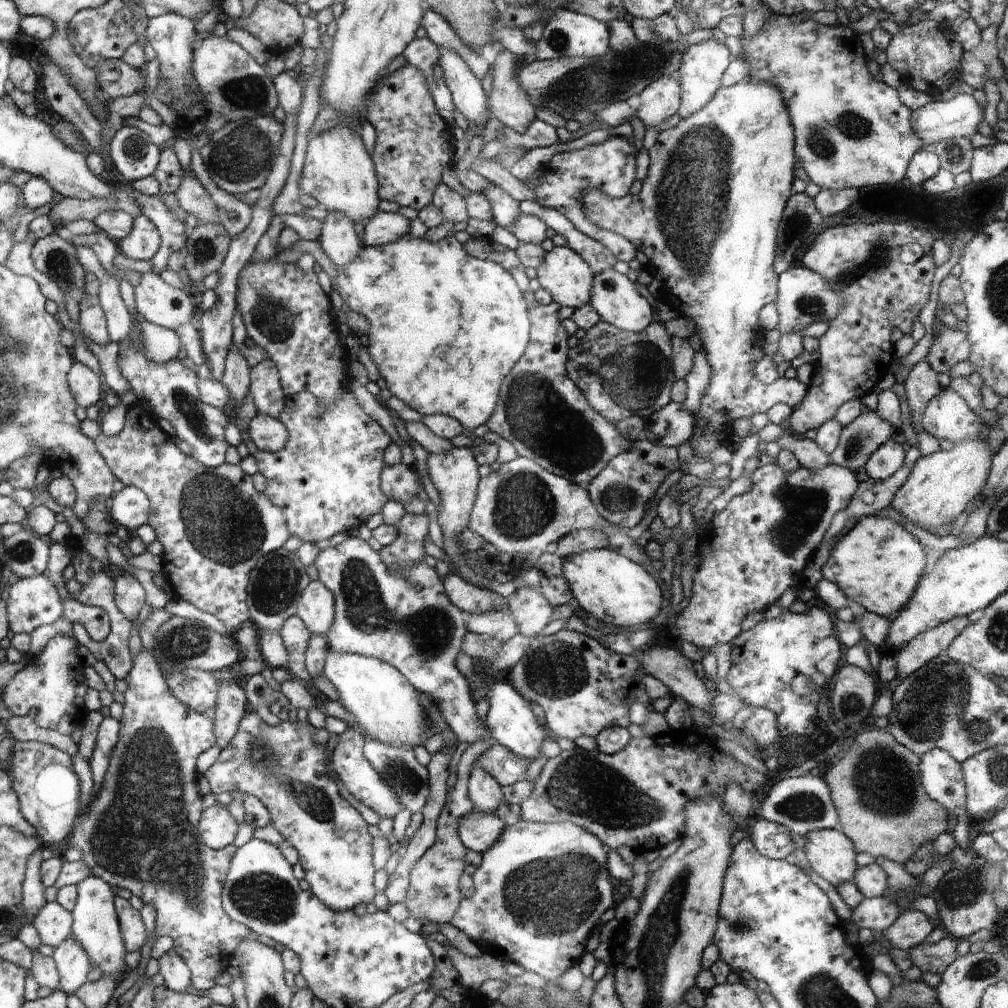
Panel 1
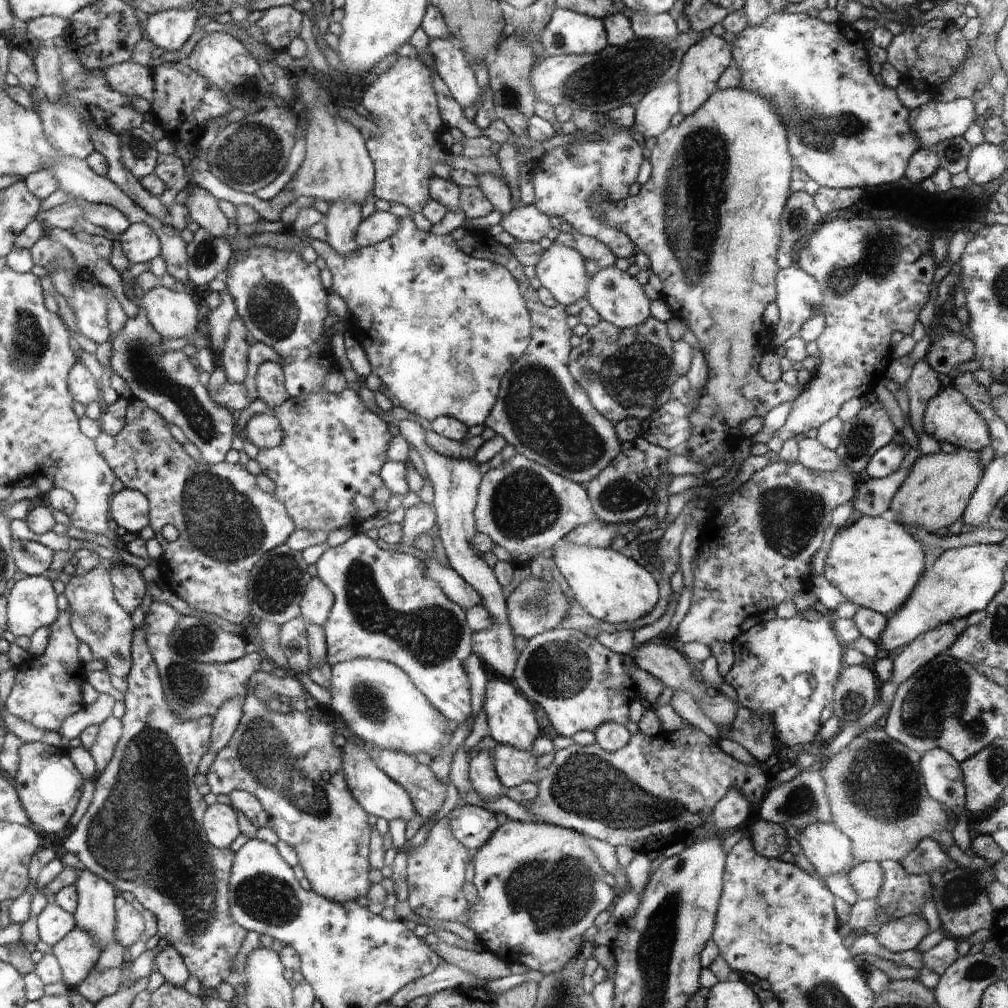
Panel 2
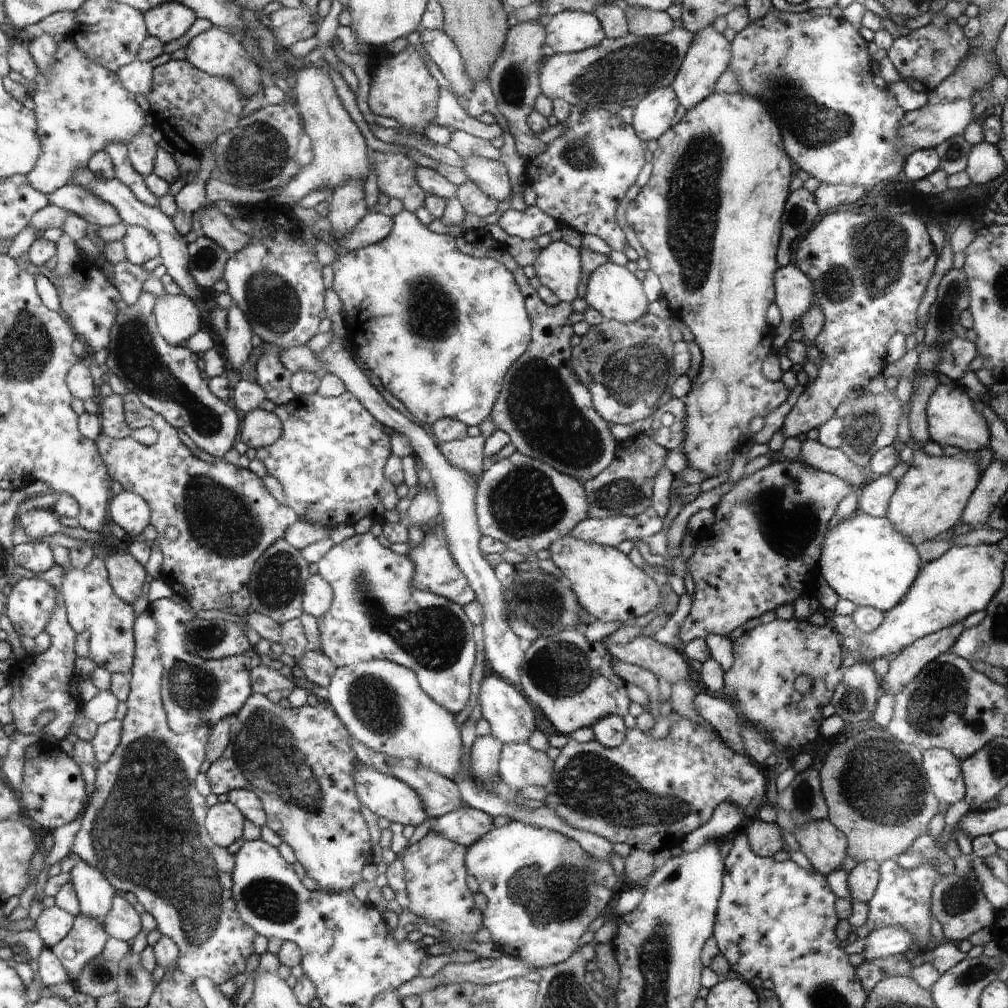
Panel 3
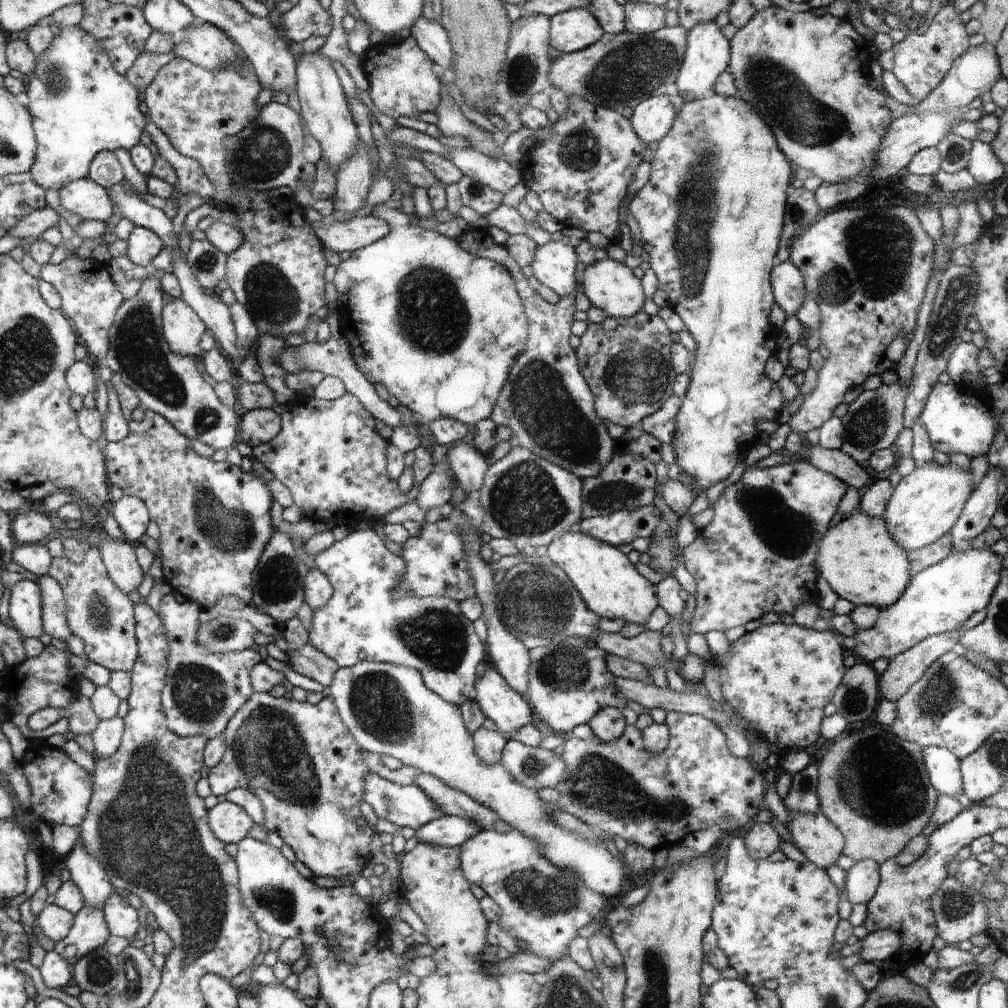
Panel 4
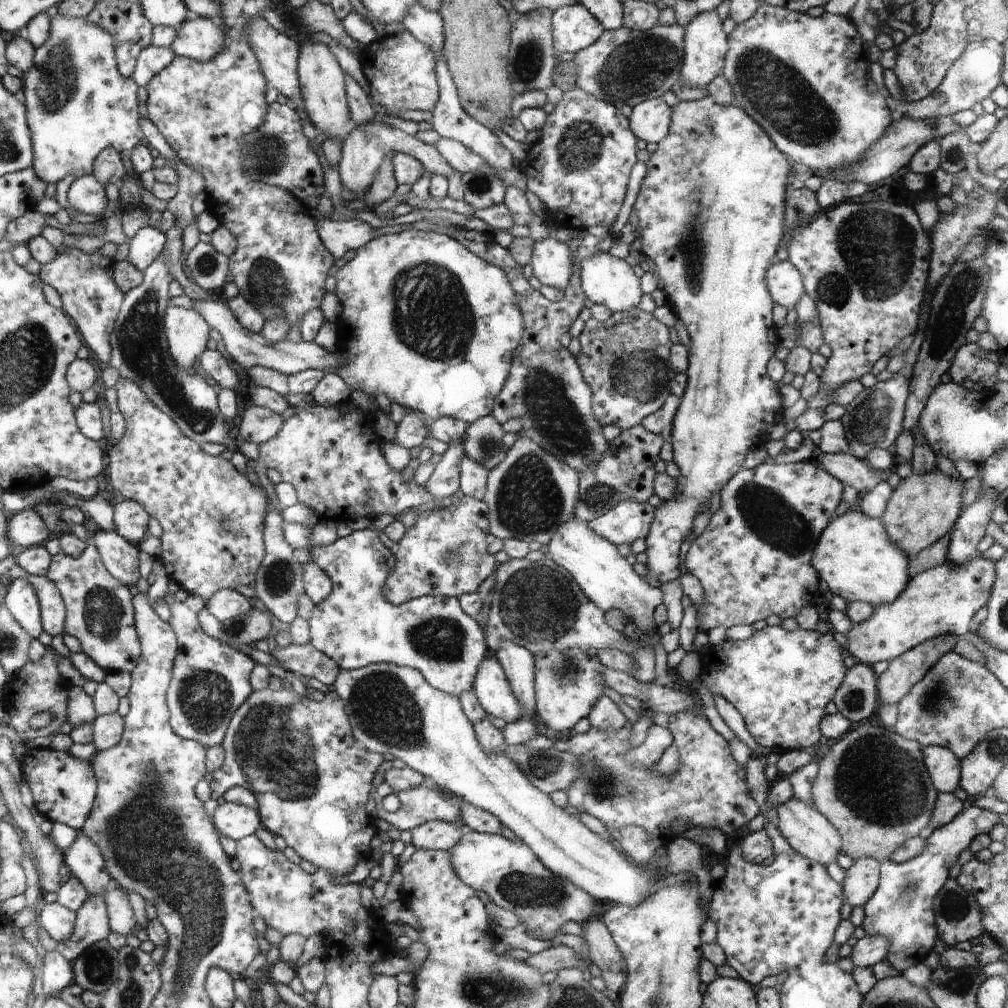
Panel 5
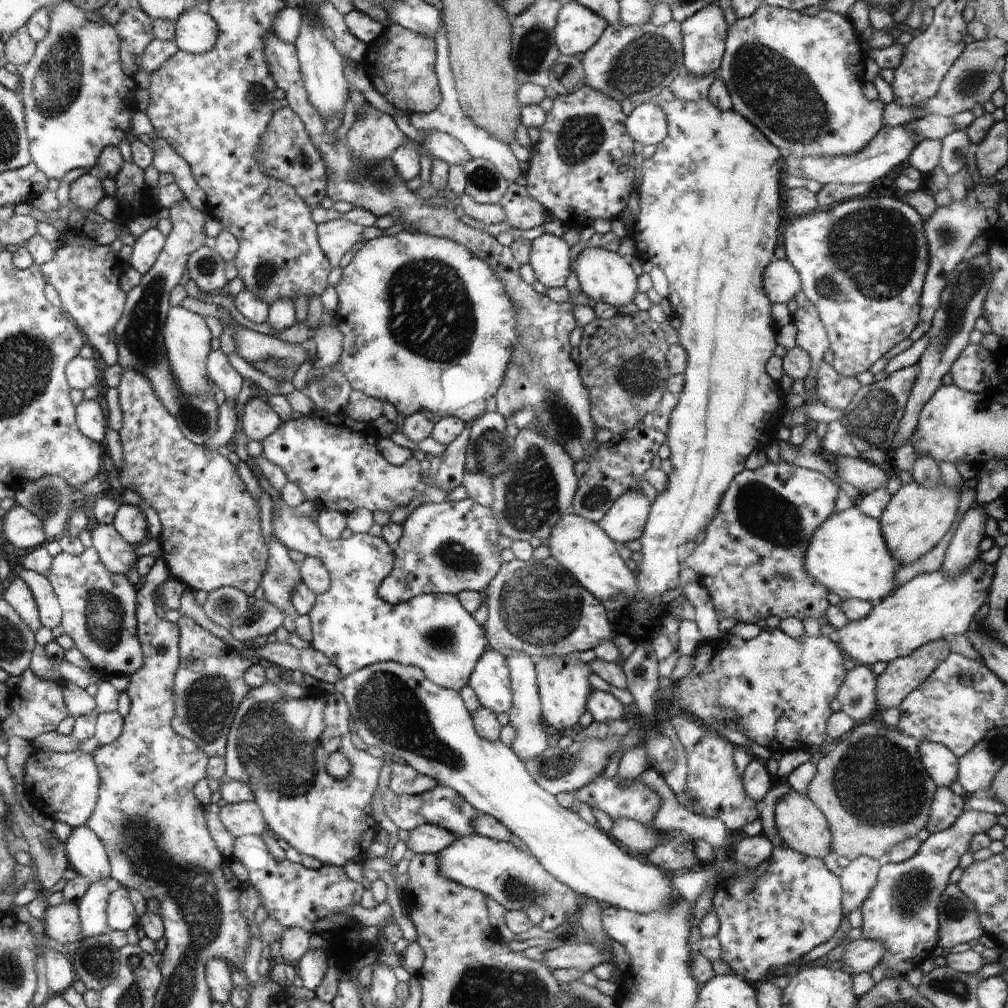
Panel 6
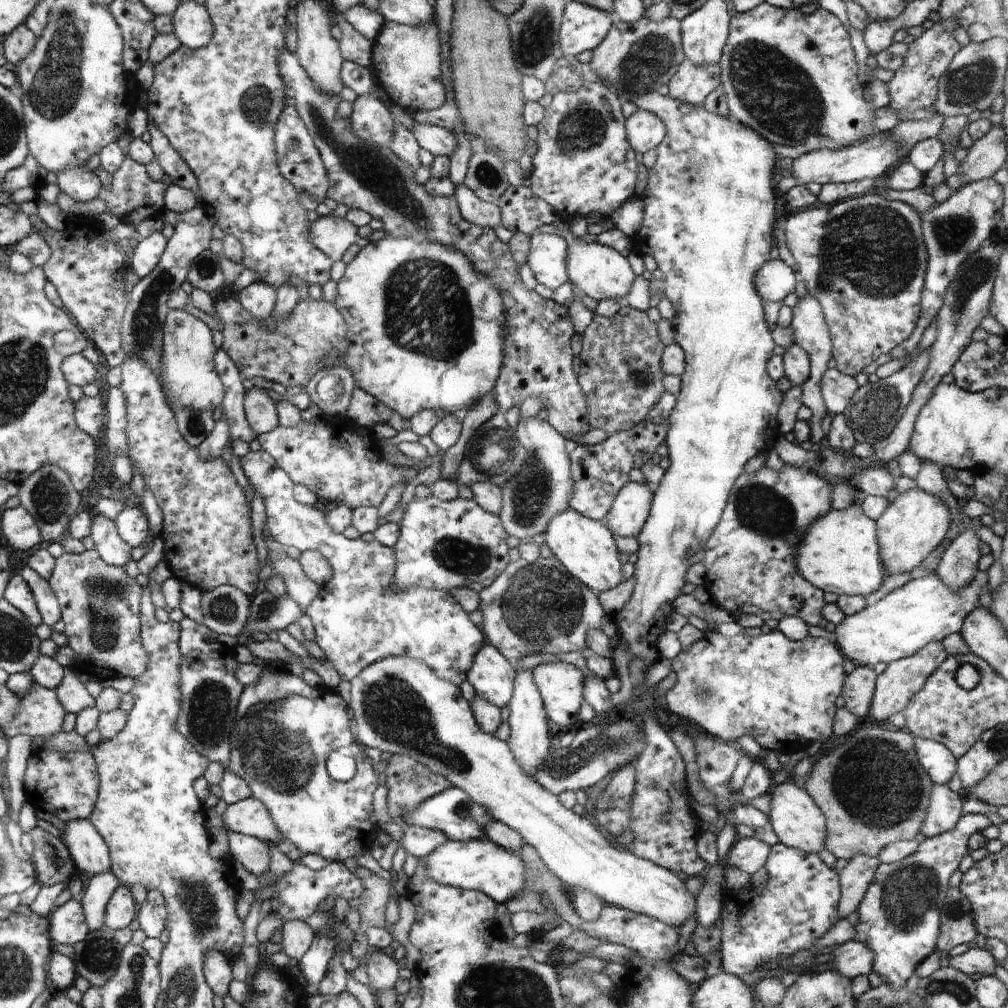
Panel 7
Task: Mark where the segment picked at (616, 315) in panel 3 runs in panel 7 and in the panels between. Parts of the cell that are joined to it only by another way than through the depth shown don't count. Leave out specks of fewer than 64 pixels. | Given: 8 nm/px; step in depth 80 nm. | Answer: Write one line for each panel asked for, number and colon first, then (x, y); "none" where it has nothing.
4: (608, 284)
5: (608, 281)
6: (605, 277)
7: (597, 270)

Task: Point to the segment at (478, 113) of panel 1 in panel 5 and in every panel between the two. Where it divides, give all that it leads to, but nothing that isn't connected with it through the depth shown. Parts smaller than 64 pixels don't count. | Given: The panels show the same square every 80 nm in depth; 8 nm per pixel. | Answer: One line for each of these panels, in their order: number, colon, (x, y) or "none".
2: (450, 63)
3: (443, 52)
4: (430, 35)
5: (427, 26)

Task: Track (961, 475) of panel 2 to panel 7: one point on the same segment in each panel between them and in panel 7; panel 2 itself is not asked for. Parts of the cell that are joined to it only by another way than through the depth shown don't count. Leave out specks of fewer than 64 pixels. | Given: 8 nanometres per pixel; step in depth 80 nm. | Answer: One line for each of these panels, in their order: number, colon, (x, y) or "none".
3: (929, 500)
4: (926, 504)
5: (924, 507)
6: (917, 517)
7: (914, 525)

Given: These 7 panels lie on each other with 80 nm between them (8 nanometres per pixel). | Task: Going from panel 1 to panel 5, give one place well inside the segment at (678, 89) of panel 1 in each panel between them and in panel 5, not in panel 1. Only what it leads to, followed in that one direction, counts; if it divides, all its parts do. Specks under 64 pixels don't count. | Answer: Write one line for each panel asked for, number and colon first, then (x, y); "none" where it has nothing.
2: (653, 113)
3: (654, 115)
4: (653, 118)
5: (651, 120)

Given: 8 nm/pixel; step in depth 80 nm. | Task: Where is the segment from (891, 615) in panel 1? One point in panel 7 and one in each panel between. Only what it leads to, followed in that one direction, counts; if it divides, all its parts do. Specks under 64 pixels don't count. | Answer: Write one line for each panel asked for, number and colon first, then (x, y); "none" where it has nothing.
2: (875, 563)
3: (866, 560)
4: (860, 560)
5: (855, 557)
6: (849, 556)
7: (840, 552)

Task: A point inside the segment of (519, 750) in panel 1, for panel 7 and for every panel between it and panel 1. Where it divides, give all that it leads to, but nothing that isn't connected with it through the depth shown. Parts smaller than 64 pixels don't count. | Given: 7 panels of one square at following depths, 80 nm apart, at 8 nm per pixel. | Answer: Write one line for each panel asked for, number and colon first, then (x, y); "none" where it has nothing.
2: (510, 718)
3: (511, 717)
4: (498, 700)
5: (494, 693)
6: (490, 681)
7: (492, 675)

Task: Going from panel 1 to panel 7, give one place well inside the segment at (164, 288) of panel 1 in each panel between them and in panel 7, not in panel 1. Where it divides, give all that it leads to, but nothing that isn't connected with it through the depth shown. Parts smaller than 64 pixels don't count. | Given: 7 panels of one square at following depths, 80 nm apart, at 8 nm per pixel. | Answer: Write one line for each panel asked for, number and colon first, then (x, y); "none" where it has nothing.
2: (174, 314)
3: (177, 317)
4: (182, 326)
5: (187, 331)
6: (187, 338)
7: (188, 379)

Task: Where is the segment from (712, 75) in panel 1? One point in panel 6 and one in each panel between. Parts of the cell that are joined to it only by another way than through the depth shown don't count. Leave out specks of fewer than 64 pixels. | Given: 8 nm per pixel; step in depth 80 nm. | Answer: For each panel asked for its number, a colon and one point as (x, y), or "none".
2: (704, 63)
3: (710, 53)
4: (708, 51)
5: (706, 45)
6: (705, 33)

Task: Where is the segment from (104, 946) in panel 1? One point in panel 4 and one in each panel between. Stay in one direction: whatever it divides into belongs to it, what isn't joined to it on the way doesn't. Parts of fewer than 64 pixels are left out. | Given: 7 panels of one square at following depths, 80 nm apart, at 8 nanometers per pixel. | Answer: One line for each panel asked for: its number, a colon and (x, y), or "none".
2: (95, 906)
3: (95, 895)
4: (86, 871)

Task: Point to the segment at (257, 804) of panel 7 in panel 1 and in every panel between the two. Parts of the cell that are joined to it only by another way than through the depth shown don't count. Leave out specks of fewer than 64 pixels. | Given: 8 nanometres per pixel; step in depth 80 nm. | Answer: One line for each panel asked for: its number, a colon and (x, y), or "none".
1: (218, 828)
2: (221, 825)
3: (225, 821)
4: (230, 823)
5: (234, 821)
6: (242, 819)

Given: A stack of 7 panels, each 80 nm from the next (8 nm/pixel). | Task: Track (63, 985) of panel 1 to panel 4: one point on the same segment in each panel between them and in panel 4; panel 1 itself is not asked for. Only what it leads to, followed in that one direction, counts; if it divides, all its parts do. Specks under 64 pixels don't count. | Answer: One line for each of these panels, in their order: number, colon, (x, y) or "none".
2: (77, 953)
3: (86, 939)
4: (89, 930)

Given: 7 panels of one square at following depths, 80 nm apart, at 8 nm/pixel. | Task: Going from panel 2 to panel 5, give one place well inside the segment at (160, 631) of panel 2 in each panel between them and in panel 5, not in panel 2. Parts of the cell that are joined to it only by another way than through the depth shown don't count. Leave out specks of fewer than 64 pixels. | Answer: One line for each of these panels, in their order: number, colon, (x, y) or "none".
3: (197, 692)
4: (203, 690)
5: (210, 680)

